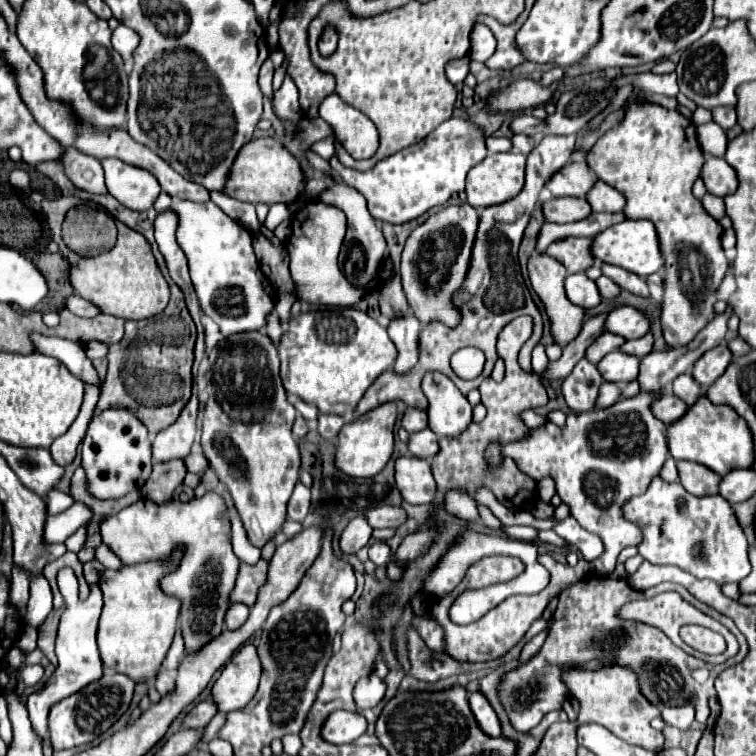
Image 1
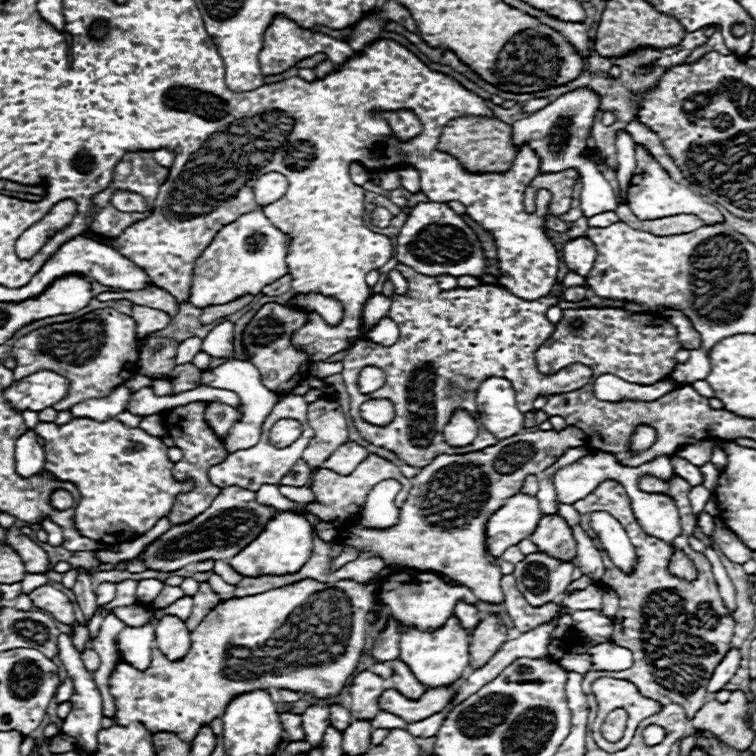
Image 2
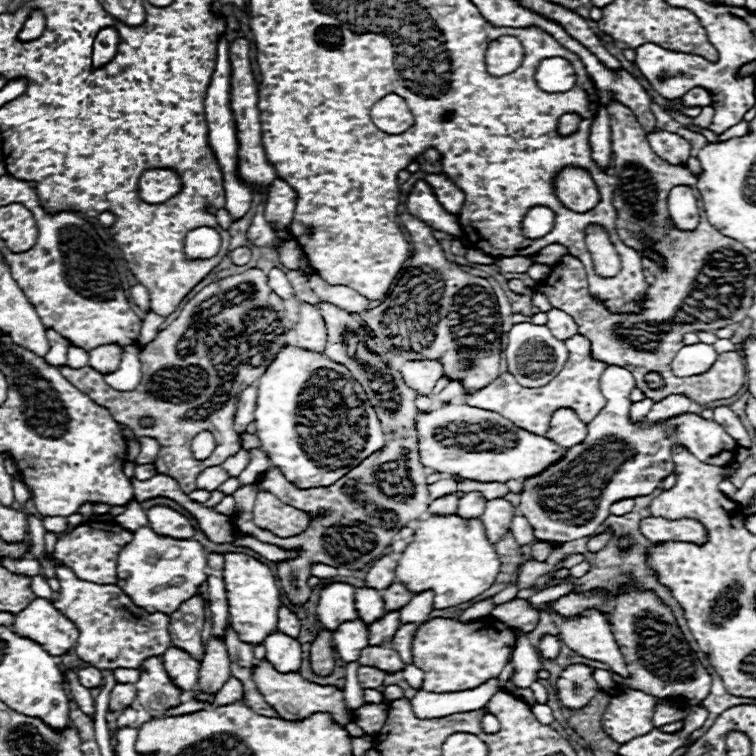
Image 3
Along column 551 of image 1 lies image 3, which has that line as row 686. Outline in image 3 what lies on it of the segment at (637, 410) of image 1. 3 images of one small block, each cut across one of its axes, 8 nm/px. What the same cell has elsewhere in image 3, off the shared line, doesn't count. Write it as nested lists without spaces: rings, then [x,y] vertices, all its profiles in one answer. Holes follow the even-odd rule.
[[[492,616],[468,622],[468,624],[462,624],[450,618],[428,620],[420,624],[412,640],[414,666],[418,666],[424,672],[422,688],[436,694],[476,688],[486,680],[500,676],[506,660],[512,656],[514,642],[516,642],[514,630],[494,620]]]

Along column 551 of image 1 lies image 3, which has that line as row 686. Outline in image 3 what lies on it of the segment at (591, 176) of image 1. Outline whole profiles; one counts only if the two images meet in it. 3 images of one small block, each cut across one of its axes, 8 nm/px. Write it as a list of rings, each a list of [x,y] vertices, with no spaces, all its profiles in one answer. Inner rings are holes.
[[[172,646],[164,652],[162,662],[164,662],[168,676],[174,680],[176,686],[183,691],[192,689],[198,680],[198,668],[200,668],[198,660],[194,660],[188,652]]]

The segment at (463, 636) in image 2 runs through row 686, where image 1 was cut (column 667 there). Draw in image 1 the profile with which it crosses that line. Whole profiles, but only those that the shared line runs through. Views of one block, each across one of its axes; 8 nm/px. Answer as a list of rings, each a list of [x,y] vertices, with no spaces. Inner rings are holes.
[[[706,396],[700,398],[694,406],[688,408],[684,418],[668,426],[668,448],[676,460],[690,460],[708,466],[716,474],[724,476],[728,470],[752,468],[754,450],[752,450],[752,432],[744,418],[736,414],[726,404],[712,404]]]

